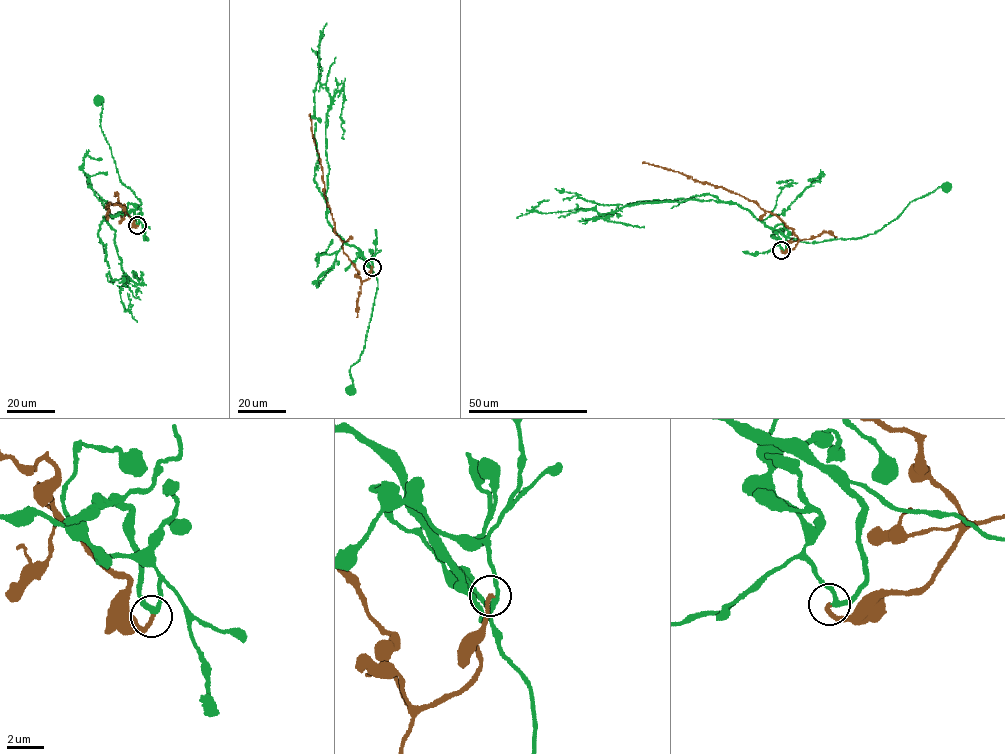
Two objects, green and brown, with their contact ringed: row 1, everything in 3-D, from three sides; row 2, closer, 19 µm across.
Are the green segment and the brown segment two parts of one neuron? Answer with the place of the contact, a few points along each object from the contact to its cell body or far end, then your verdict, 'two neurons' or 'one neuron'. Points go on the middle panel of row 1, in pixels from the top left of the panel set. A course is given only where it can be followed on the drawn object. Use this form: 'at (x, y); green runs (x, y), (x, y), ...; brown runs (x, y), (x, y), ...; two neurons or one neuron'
at (372, 267); green runs (372, 267), (371, 270), (367, 262), (376, 278), (377, 289), (365, 346), (360, 360), (350, 368), (351, 390); brown runs (372, 267), (369, 278), (361, 281), (343, 251), (325, 197), (322, 168), (309, 113); one neuron

